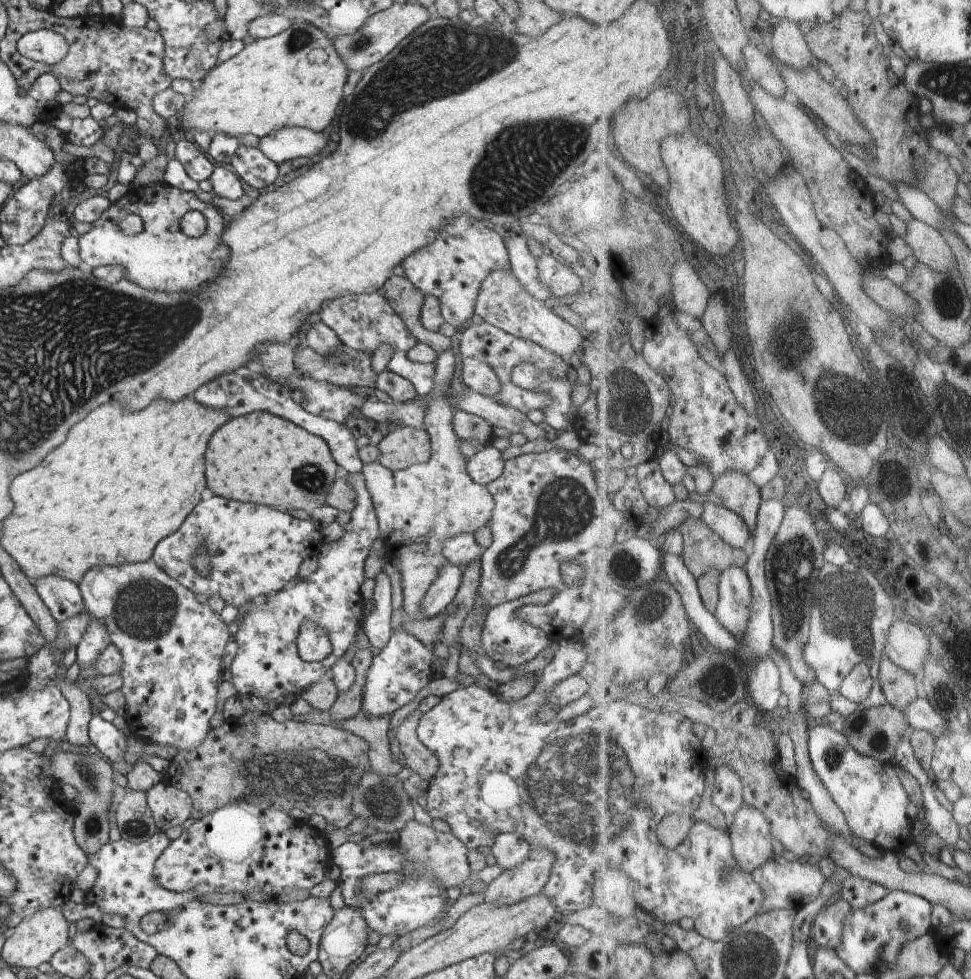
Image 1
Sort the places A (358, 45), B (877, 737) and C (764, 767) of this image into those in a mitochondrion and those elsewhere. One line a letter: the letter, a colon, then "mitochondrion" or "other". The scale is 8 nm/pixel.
A: mitochondrion
B: mitochondrion
C: other

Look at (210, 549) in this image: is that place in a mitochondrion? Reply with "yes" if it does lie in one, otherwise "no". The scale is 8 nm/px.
no

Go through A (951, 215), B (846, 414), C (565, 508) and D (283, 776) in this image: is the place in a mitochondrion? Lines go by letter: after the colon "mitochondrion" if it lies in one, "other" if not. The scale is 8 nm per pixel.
A: other
B: mitochondrion
C: mitochondrion
D: mitochondrion

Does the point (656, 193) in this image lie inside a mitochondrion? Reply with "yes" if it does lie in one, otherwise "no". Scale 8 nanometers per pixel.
no

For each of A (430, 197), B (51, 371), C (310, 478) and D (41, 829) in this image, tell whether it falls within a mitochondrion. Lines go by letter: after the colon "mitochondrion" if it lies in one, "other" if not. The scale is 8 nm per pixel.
A: other
B: mitochondrion
C: mitochondrion
D: other

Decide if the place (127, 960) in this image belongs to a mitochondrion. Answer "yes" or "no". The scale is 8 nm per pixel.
no

